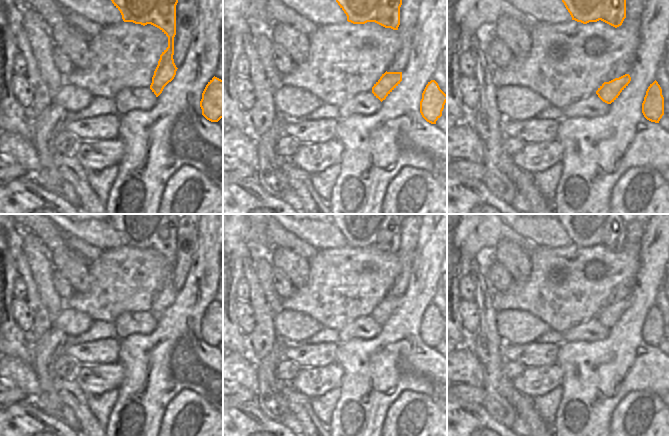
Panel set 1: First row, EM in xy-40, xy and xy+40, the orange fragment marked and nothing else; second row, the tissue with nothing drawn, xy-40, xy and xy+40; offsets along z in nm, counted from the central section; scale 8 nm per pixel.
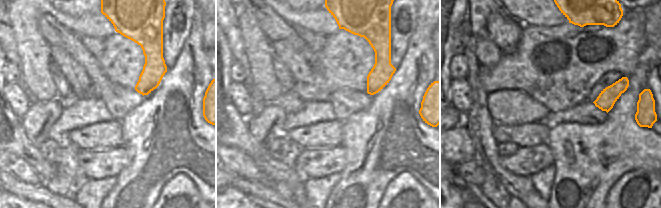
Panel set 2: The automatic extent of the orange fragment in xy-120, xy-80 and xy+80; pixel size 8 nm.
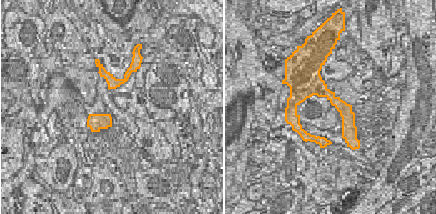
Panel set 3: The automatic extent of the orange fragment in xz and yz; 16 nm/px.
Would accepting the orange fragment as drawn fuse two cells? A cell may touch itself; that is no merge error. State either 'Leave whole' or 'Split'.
Leave whole.

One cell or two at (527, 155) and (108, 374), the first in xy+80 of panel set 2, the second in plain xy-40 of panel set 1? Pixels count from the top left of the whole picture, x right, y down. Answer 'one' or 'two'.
one

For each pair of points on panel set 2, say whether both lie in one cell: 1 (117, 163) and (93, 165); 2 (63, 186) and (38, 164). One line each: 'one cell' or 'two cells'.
1: one cell
2: two cells

